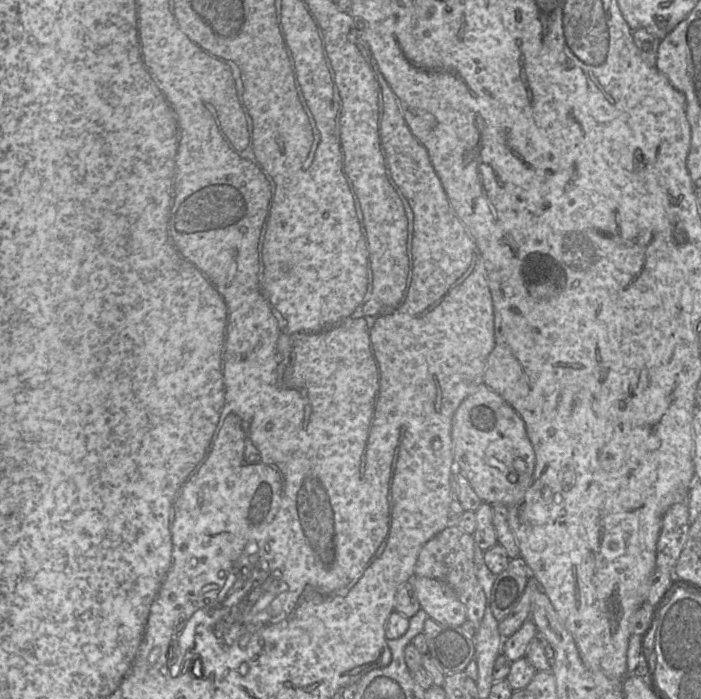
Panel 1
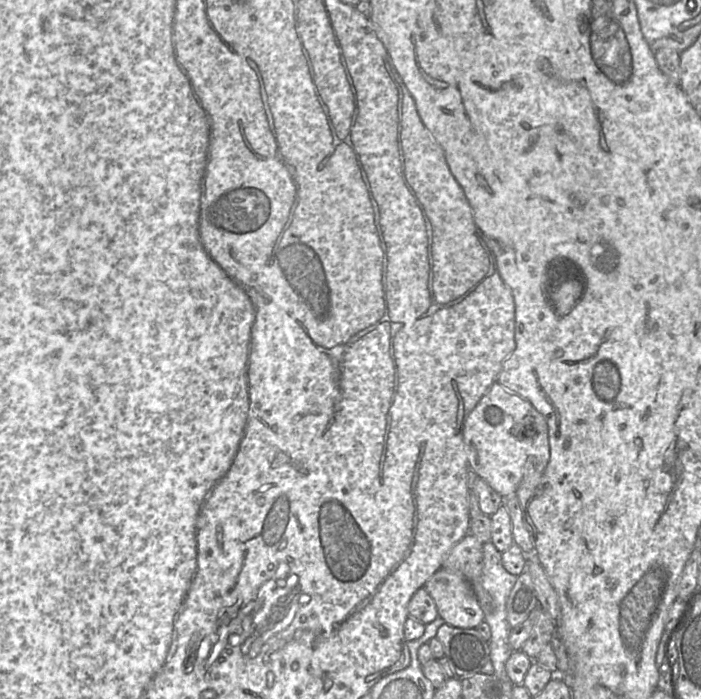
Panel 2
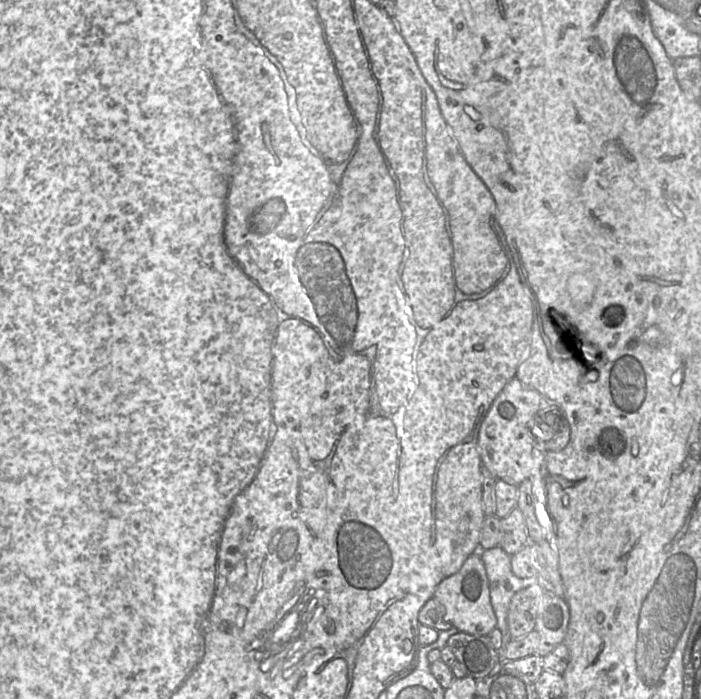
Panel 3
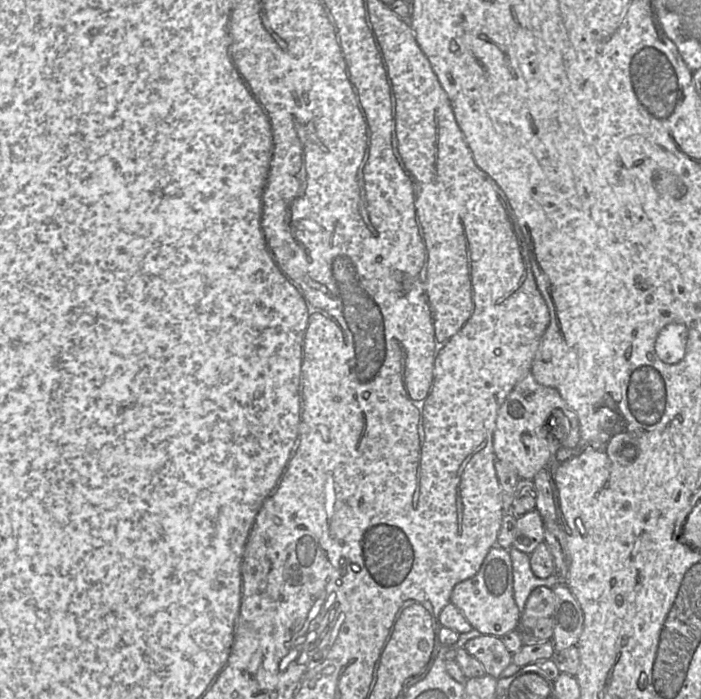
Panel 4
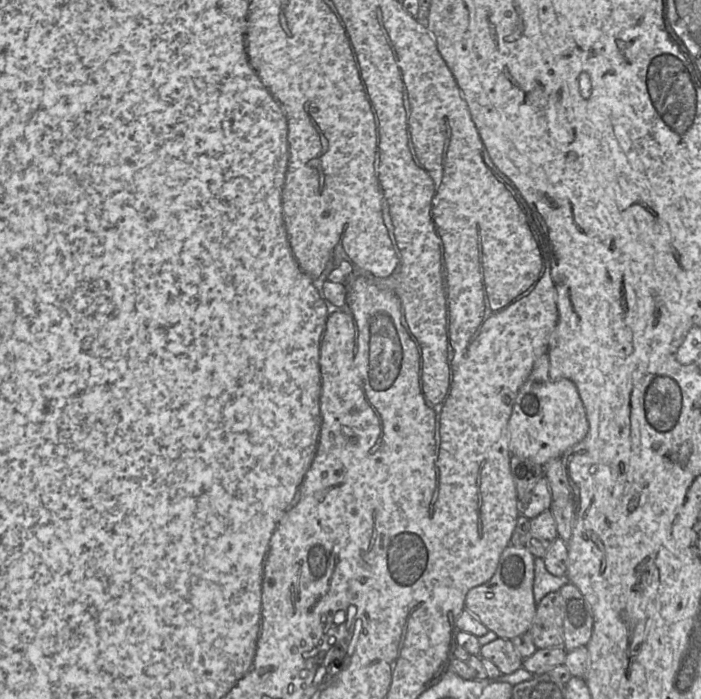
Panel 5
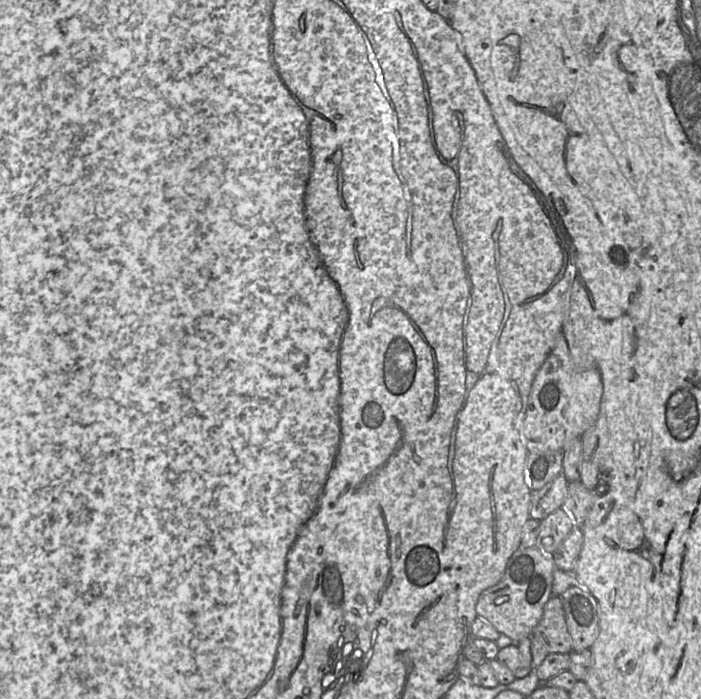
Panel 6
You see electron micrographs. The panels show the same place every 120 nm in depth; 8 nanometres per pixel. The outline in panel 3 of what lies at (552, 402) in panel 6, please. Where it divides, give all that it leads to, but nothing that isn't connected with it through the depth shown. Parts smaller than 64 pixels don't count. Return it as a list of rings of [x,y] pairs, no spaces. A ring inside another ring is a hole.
[[[514,377],[494,398],[481,423],[477,446],[482,465],[496,479],[518,486],[536,473],[548,452],[563,450],[571,430],[563,411]]]

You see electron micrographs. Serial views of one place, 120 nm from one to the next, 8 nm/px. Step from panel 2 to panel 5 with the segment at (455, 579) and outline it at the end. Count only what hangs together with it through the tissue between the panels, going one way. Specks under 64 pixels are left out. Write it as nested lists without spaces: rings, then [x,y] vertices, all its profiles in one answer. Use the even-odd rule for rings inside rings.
[[[509,545],[502,552],[496,571],[485,583],[470,589],[465,608],[499,638],[513,639],[529,631],[537,602],[534,598],[534,555],[525,547]]]

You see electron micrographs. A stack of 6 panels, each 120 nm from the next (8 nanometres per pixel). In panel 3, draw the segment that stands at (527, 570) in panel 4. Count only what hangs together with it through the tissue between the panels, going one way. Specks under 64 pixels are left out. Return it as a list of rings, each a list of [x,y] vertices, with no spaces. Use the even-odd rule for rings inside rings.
[[[500,546],[478,550],[484,563],[490,590],[490,600],[497,618],[497,627],[505,640],[510,640],[508,612],[516,592],[530,585],[538,584],[537,577],[521,578],[514,574],[511,555]]]

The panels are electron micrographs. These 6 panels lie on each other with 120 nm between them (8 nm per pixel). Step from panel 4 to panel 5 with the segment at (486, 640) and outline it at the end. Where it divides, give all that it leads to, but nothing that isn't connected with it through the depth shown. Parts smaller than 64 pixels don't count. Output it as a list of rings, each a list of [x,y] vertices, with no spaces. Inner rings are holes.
[[[499,637],[483,644],[480,656],[493,662],[503,675],[513,673],[523,664],[523,658],[515,650],[511,640]]]

